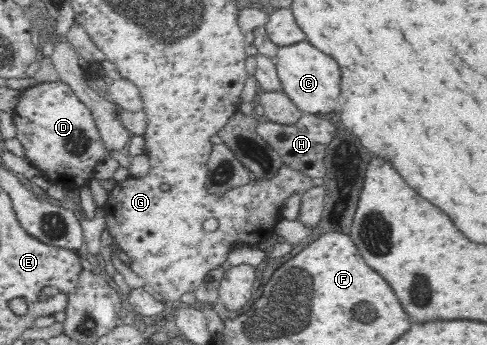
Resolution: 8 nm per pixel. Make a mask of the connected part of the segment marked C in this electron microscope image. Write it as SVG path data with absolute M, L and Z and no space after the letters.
M305 41L279 47L275 62L283 90L300 111L320 115L332 113L336 109L342 75L338 63L332 57L324 55L322 51L314 49L309 42Z

